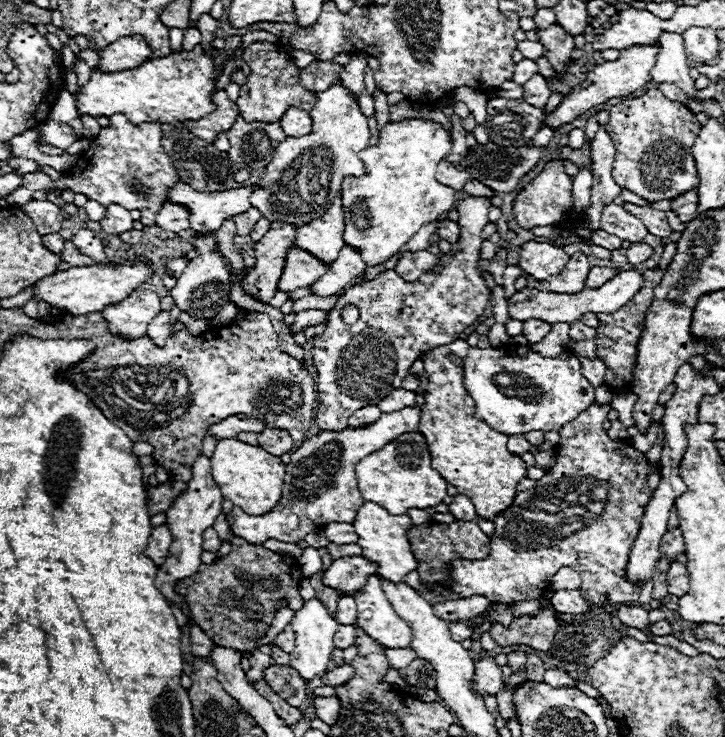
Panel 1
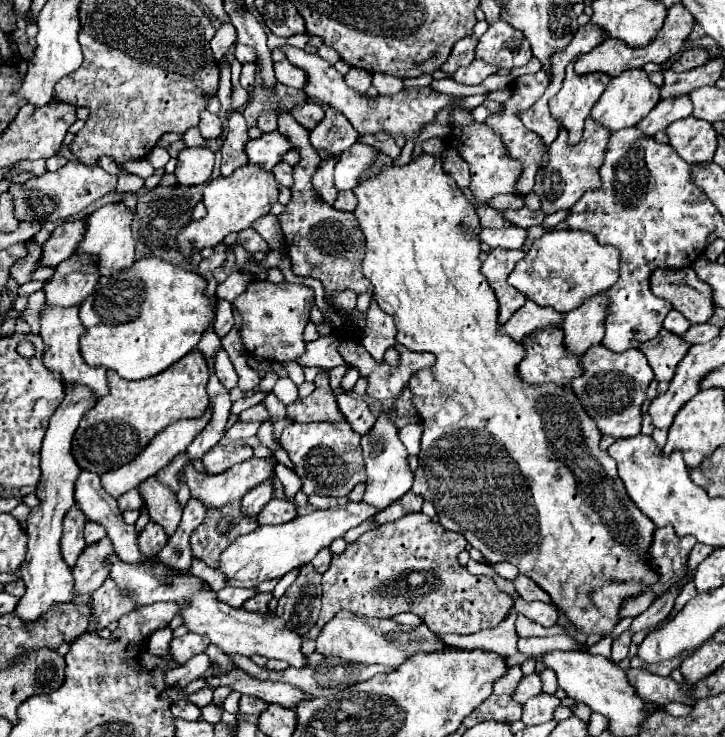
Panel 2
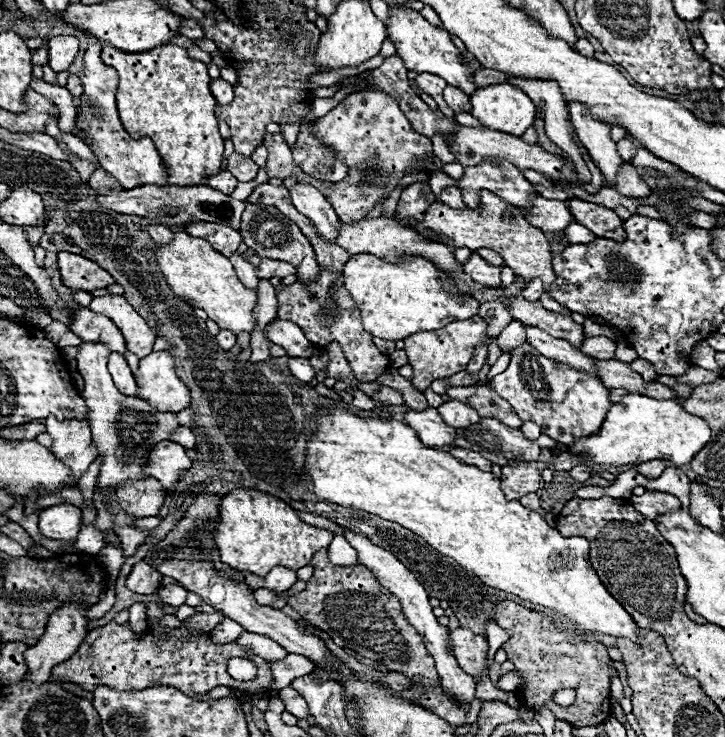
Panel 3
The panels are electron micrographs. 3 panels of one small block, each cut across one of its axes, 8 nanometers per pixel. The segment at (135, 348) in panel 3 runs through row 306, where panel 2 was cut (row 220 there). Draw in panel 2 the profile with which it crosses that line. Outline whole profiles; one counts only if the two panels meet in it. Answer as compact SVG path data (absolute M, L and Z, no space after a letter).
M110 202L110 204L104 204L102 208L98 208L90 218L88 218L88 230L86 230L86 236L84 240L80 242L80 248L78 248L78 254L98 254L98 268L100 268L100 274L102 276L112 276L114 272L120 272L120 270L126 270L134 264L134 248L136 248L136 242L132 238L132 218L134 218L134 212L130 212L124 202Z

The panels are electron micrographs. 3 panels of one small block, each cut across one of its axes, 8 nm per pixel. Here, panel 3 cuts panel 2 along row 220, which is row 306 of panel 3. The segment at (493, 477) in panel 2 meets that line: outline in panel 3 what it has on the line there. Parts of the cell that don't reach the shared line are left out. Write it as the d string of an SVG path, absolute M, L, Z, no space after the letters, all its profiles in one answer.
M354 254L350 256L350 260L344 264L344 286L346 290L352 294L354 302L358 304L360 312L362 312L362 324L364 330L368 330L372 336L384 338L384 340L406 340L408 336L416 334L416 332L432 332L432 330L440 330L450 322L458 322L458 320L468 320L472 316L478 314L480 302L478 300L468 300L464 304L454 302L452 296L448 296L446 284L450 284L448 280L444 284L440 284L436 280L434 274L434 264L424 260L424 258L410 258L402 264L390 264L384 262L372 254Z

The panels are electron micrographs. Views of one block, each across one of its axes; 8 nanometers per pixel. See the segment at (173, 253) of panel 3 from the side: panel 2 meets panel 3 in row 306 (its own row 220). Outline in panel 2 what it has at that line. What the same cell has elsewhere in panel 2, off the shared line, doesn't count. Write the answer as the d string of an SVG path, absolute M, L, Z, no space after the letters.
M246 164L238 168L232 176L216 178L204 188L204 206L208 210L206 218L188 224L188 228L180 234L180 252L184 256L192 256L202 248L214 248L222 242L230 232L240 232L250 228L250 224L268 214L270 206L278 200L278 182L272 172L266 172L258 164Z

